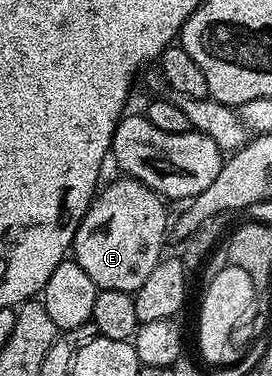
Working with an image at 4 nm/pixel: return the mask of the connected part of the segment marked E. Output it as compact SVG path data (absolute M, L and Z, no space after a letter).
M119 176L116 182L105 186L96 193L85 216L79 220L73 261L85 268L89 280L93 280L99 290L134 295L164 257L163 241L169 230L168 203L156 190L149 189L135 178Z

